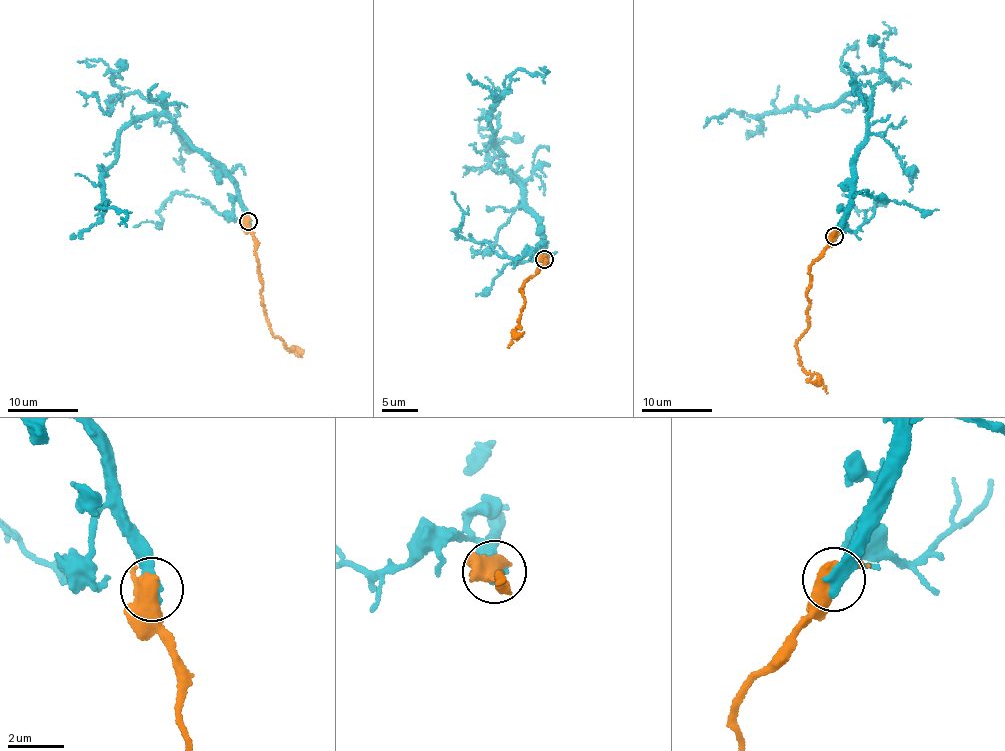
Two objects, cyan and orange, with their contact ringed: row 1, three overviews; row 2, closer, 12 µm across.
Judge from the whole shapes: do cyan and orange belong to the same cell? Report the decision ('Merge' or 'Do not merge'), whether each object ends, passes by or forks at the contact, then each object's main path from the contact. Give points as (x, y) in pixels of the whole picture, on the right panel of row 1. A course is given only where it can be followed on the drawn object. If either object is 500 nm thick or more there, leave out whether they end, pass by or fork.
Do not merge. Course of cyan: (834, 236), (870, 116), (862, 97), (846, 93), (831, 105), (755, 117), (732, 110), (706, 125). Course of orange: (834, 236), (810, 265), (807, 295), (808, 325), (796, 344), (802, 366), (807, 372), (815, 373), (826, 393)

